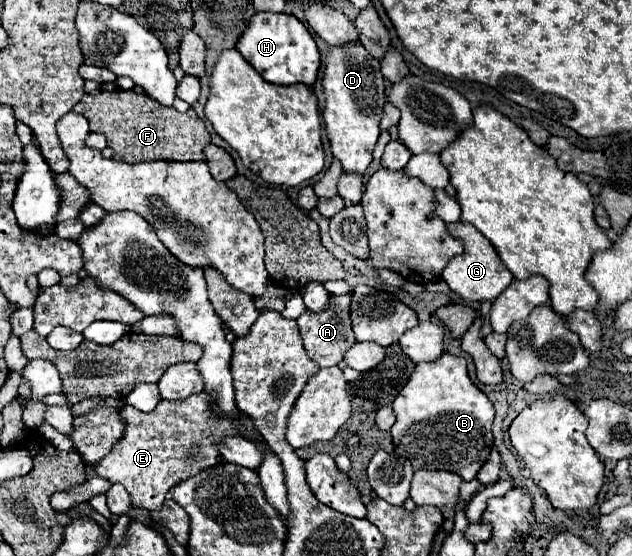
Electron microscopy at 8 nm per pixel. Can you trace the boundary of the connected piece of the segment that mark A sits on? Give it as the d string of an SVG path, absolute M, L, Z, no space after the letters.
M347 292L343 296L329 294L327 306L321 312L311 312L309 308L305 308L305 312L297 318L297 324L299 324L299 330L301 330L301 338L303 338L305 350L307 350L309 358L315 360L321 368L329 368L329 366L339 364L343 360L345 350L355 344L355 336L353 336L351 320L349 320L351 298L353 298L351 292Z

